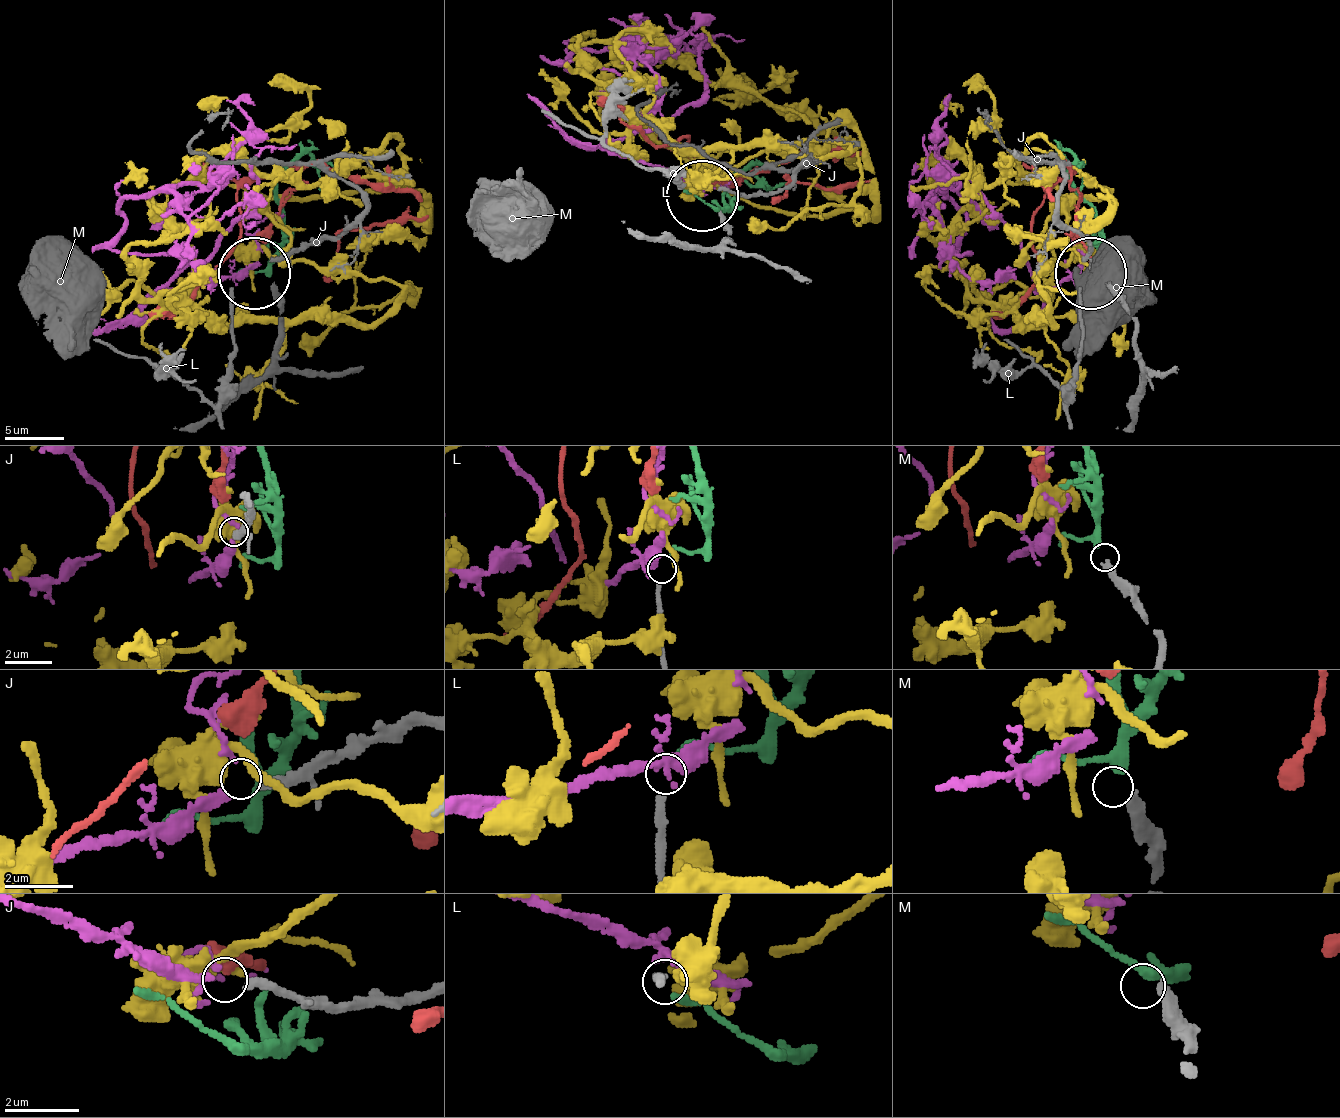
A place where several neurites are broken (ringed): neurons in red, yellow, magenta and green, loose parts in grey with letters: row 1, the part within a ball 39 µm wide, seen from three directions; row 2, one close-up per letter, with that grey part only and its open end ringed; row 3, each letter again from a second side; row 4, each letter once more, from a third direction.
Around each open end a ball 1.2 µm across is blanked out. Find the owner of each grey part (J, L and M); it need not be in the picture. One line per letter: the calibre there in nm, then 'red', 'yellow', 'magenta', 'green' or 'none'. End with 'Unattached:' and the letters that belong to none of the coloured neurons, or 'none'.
J: 300 nm thick; magenta
L: 200 nm thick; none
M: 320 nm thick; green
Unattached: L

